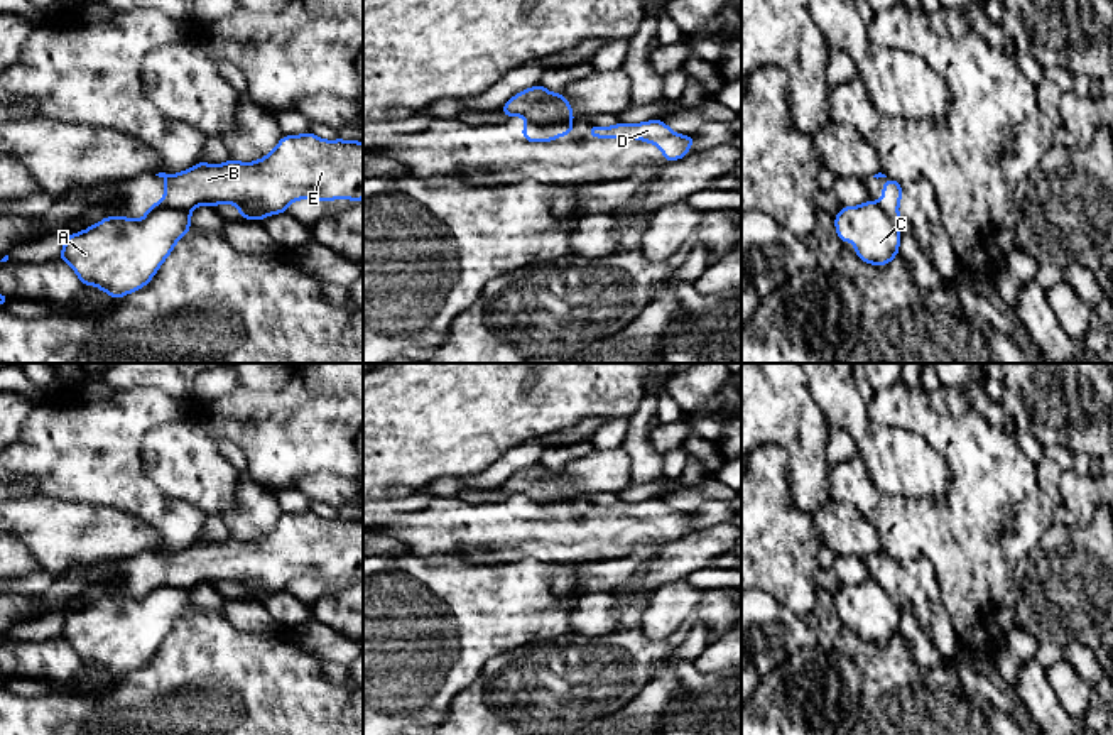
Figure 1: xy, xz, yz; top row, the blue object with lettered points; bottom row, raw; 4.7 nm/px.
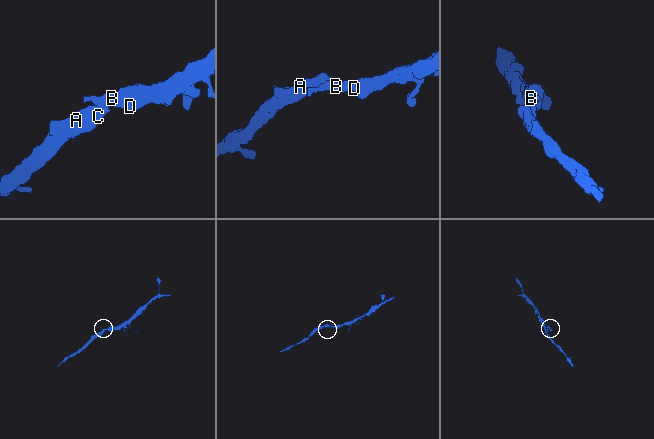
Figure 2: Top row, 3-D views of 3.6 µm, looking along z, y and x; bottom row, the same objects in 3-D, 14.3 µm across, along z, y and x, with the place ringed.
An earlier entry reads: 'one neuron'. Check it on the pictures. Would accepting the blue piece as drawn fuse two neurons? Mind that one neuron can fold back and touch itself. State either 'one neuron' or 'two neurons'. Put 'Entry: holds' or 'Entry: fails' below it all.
two neurons
Entry: fails

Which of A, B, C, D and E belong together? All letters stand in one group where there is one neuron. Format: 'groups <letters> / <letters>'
groups A C / B D E

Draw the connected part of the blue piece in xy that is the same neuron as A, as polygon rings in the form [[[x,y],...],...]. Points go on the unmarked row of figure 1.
[[[160,586],[140,598],[113,593],[83,610],[66,613],[57,639],[69,642],[83,664],[96,664],[118,678],[145,666],[189,608],[191,590],[186,588]]]

